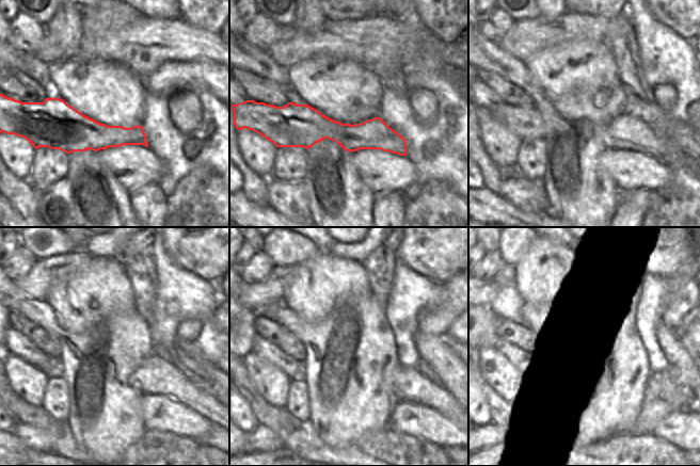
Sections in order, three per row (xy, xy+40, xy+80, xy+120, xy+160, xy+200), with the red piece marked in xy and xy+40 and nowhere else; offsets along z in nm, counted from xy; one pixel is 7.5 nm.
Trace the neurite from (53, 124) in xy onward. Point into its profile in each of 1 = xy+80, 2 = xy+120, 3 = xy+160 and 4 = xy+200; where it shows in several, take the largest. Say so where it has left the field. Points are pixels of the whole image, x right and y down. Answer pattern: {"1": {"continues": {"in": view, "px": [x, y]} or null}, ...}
{"1": {"continues": {"in": "xy+80", "px": [624, 132]}}, "2": {"continues": {"in": "xy+120", "px": [157, 375]}}, "3": {"continues": {"in": "xy+160", "px": [406, 383]}}, "4": {"continues": {"in": "xy+200", "px": [659, 385]}}}

